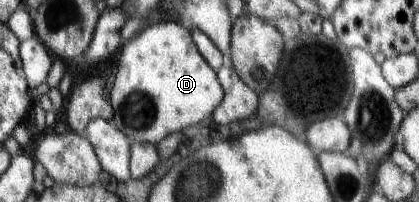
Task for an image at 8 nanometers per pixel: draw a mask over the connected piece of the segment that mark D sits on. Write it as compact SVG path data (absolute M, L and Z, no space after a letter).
M162 20L141 30L135 38L124 42L120 49L118 73L111 88L114 107L113 125L123 131L133 142L156 144L171 132L181 132L201 120L221 104L224 92L217 73L205 62L193 42L190 30L183 23Z

